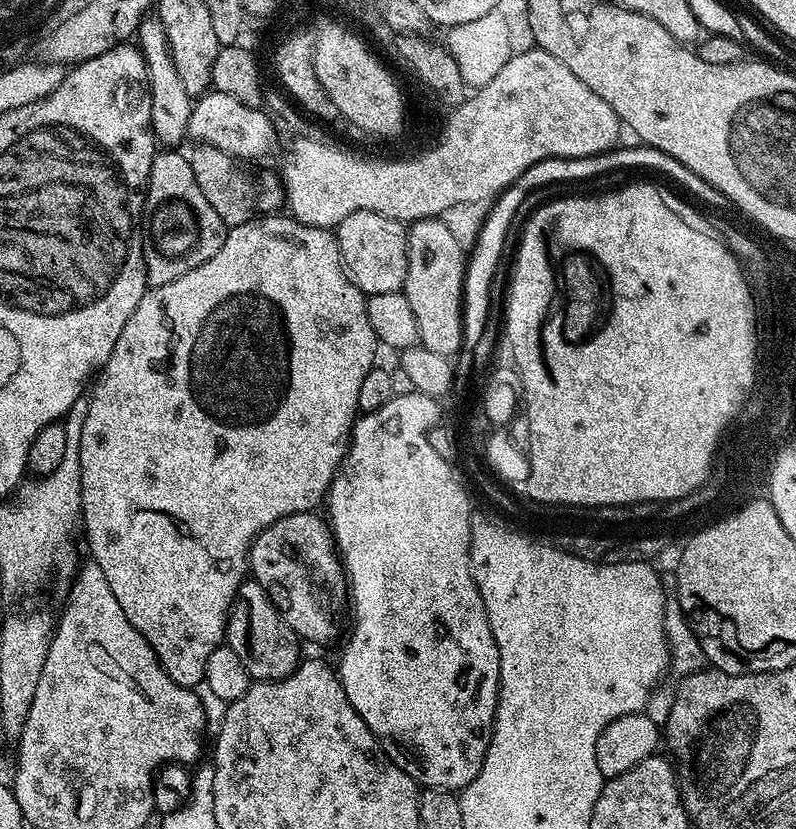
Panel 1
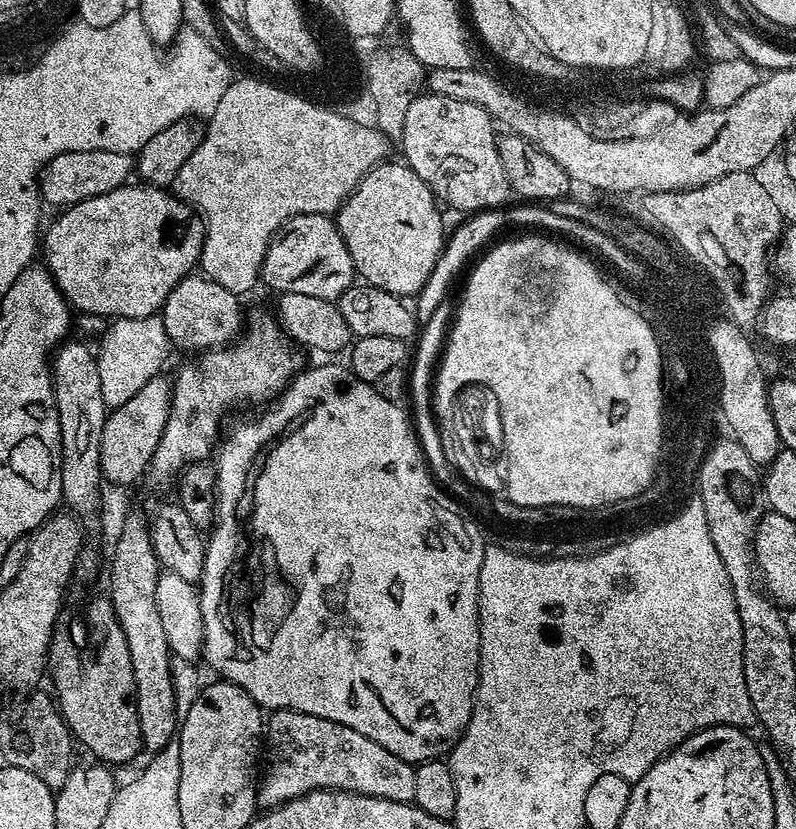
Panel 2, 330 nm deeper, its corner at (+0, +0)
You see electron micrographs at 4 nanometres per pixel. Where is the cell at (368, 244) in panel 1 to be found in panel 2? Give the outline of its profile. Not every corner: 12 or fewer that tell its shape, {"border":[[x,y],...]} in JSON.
{"border":[[298,214],[272,235],[260,279],[333,302],[356,267],[335,219]]}

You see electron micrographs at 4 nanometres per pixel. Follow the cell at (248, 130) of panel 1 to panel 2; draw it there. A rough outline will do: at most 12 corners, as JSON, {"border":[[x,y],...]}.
{"border":[[63,152],[40,172],[45,205],[77,204],[118,190],[133,157]]}

